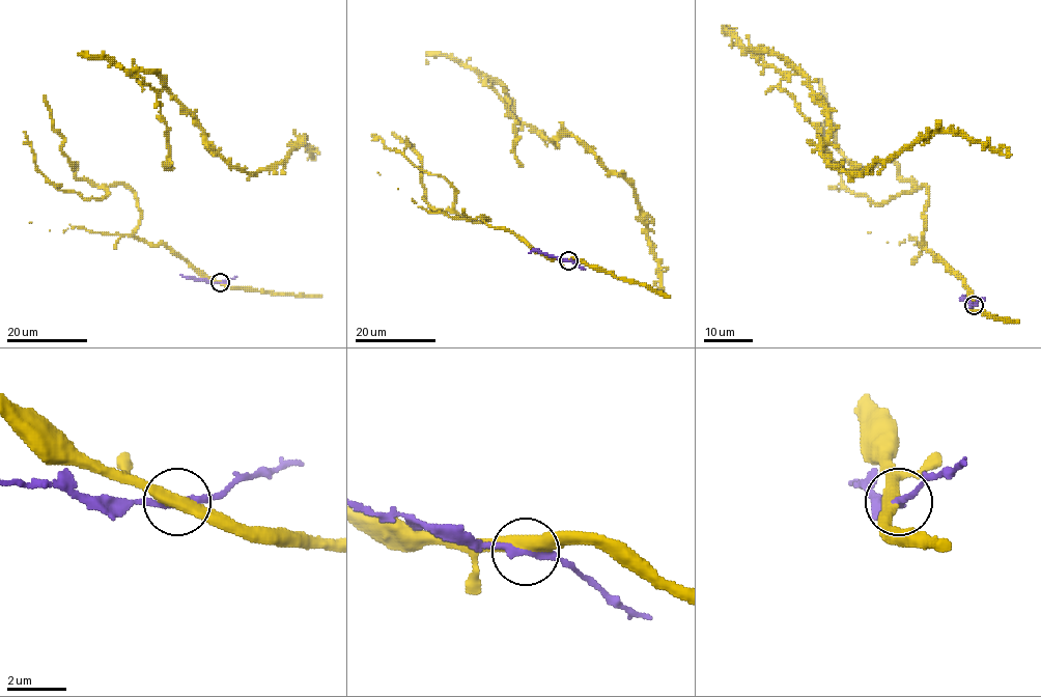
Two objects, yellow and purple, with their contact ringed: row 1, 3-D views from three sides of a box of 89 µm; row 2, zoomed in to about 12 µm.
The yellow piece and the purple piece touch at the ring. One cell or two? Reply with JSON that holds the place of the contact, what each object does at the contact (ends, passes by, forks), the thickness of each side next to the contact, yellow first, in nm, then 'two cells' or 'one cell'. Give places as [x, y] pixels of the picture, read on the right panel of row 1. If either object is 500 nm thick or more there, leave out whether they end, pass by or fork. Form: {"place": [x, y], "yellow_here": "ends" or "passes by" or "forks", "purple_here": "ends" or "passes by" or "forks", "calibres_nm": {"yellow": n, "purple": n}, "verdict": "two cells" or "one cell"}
{"place": [974, 305], "yellow_here": "passes by", "purple_here": "passes by", "calibres_nm": {"yellow": 440, "purple": 240}, "verdict": "two cells"}

